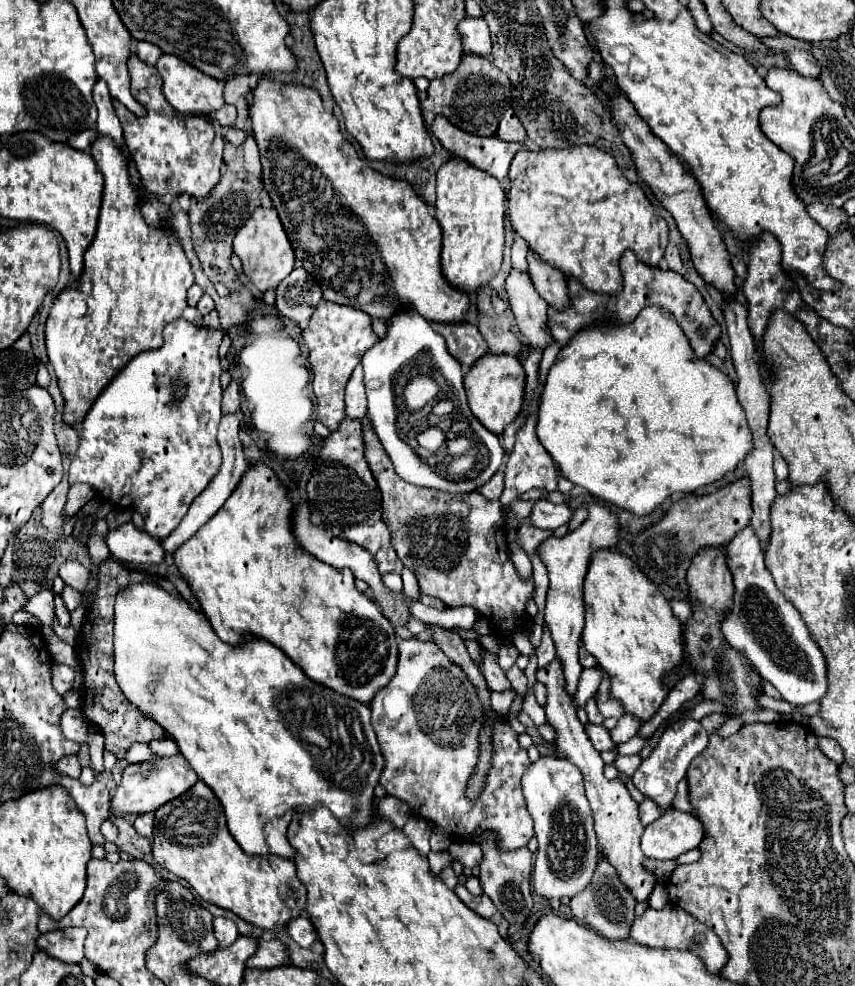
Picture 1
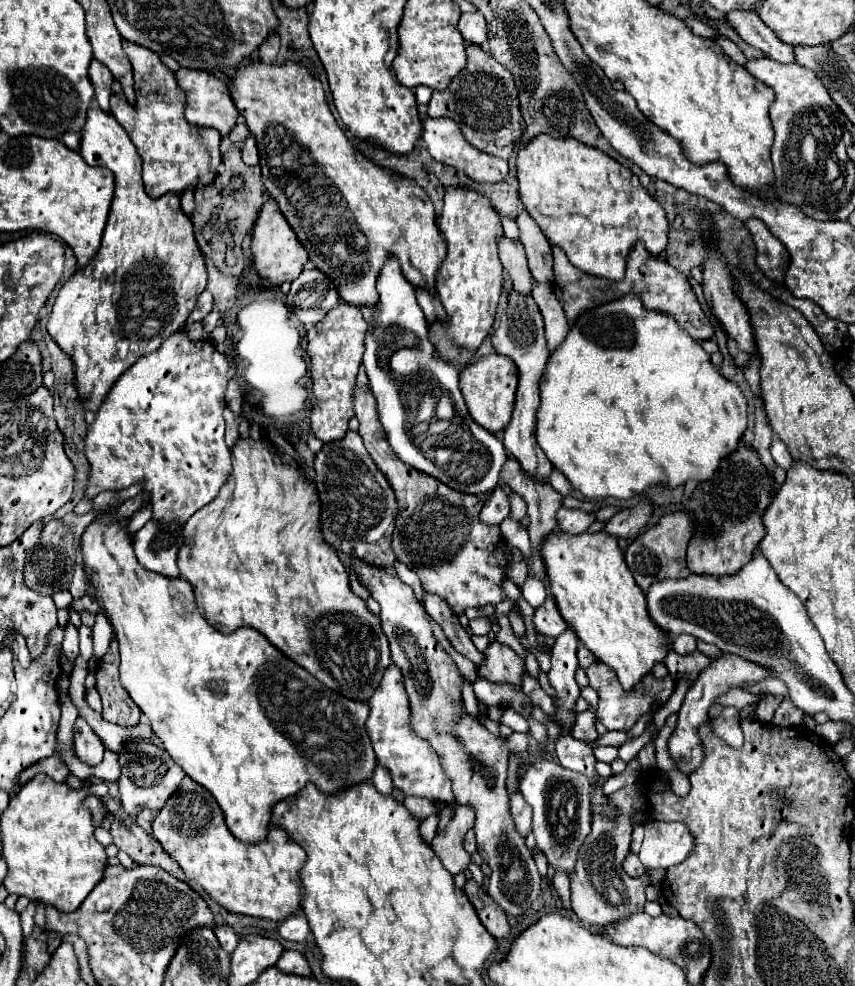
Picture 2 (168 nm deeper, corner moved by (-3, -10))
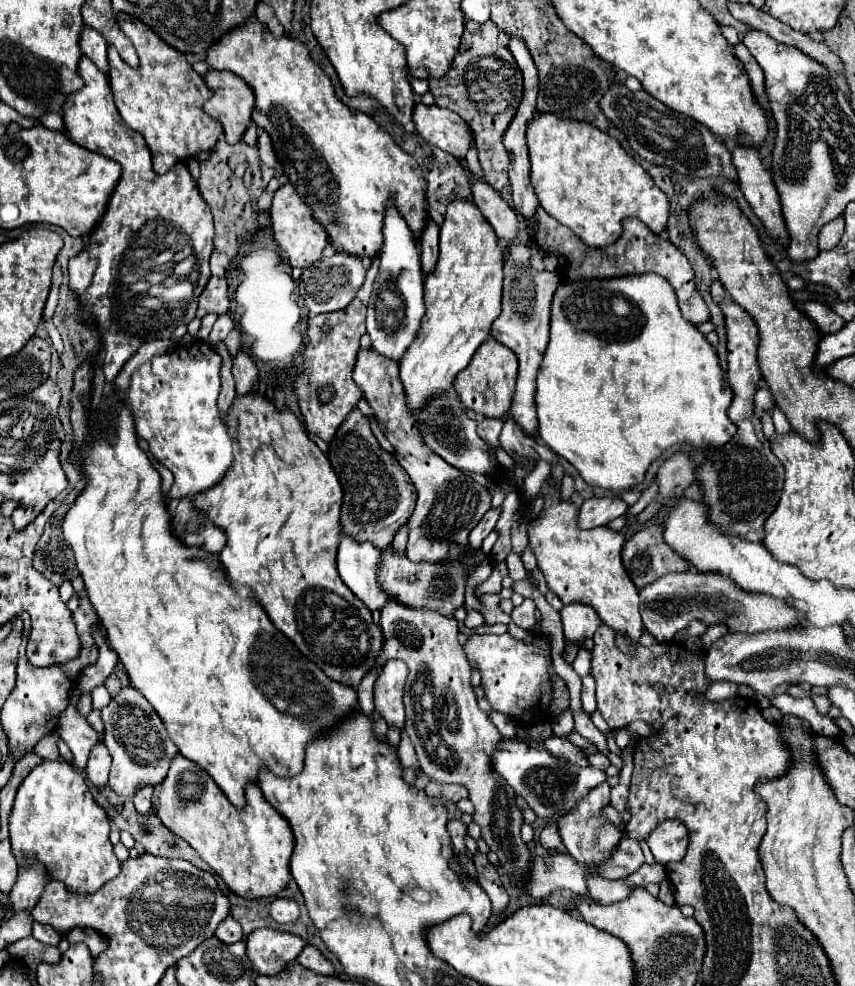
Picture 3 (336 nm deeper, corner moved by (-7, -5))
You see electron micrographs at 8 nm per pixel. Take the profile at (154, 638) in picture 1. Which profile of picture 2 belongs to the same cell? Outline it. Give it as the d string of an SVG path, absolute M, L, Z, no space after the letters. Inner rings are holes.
M112 508L104 516L96 518L86 528L86 532L82 536L82 554L84 554L86 572L88 572L92 586L94 586L94 596L98 598L102 608L106 610L106 616L110 618L112 628L114 628L116 638L118 638L118 644L120 644L120 684L126 688L126 692L136 702L136 706L148 716L154 734L162 740L164 750L172 756L172 760L176 760L176 764L186 772L186 776L190 776L194 782L204 786L216 798L216 802L220 804L220 808L226 816L226 826L232 832L232 836L242 840L242 842L248 840L252 844L266 840L266 836L270 832L270 820L272 820L270 816L272 816L274 804L282 802L286 796L296 796L308 782L318 786L320 792L328 796L328 794L340 794L346 788L352 788L356 784L372 780L374 768L376 768L376 754L372 750L372 744L370 744L370 738L366 732L366 716L370 712L368 704L348 700L342 694L326 688L308 670L300 668L290 658L286 658L278 648L274 648L254 628L238 628L234 634L228 634L228 636L222 632L216 632L216 628L212 628L206 622L206 618L200 614L190 584L186 584L180 578L166 578L166 576L154 574L154 572L146 570L142 564L138 564L134 550L132 550L132 540L126 532L126 526L122 526L120 522L112 522L114 510L116 508Z

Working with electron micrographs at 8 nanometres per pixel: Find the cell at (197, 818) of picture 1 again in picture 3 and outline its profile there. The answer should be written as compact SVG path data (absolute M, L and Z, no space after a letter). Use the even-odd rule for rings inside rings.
M178 753L174 757L174 763L170 763L170 771L168 771L166 779L158 787L154 787L152 803L154 803L156 815L162 819L162 823L172 833L176 833L184 841L188 841L196 849L196 853L212 867L214 873L218 873L226 881L226 885L234 893L238 893L242 897L276 897L292 879L292 875L288 871L288 861L294 851L292 829L286 823L286 819L282 815L278 815L278 811L274 811L270 807L270 803L266 803L258 783L248 783L246 795L248 795L248 807L236 809L202 767L198 767L190 759L184 759Z

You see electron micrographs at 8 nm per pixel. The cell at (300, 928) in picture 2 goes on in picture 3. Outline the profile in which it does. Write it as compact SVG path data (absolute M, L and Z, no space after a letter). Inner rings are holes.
M274 899L270 903L270 917L278 923L292 923L298 919L298 903L294 899Z

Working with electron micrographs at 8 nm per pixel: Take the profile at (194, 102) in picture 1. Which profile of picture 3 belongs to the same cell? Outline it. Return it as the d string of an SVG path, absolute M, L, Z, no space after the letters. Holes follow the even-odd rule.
M210 69L204 75L204 81L214 91L212 99L206 101L204 111L222 123L226 141L236 145L252 121L256 103L254 91L250 91L250 85L232 71Z

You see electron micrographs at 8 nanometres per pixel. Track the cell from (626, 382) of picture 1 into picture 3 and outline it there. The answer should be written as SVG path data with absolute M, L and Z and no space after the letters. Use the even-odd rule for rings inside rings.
M656 273L632 275L620 279L580 279L580 281L560 281L552 299L552 319L550 319L550 341L544 351L544 359L536 377L536 409L538 409L538 433L546 445L564 455L582 475L588 485L596 485L612 491L626 491L642 483L646 469L654 459L662 455L662 449L670 449L680 443L690 443L694 447L722 447L736 433L734 423L728 419L726 411L732 403L732 389L724 379L714 347L698 331L696 325L686 321L676 303L676 293L666 279Z

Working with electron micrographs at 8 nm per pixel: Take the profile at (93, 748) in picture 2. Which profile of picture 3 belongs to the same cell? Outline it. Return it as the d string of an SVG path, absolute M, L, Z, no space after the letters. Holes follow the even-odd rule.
M100 743L98 747L92 749L90 759L88 759L88 767L86 767L86 777L92 781L92 785L96 789L104 789L108 783L108 771L110 771L110 753L106 751L106 747Z

